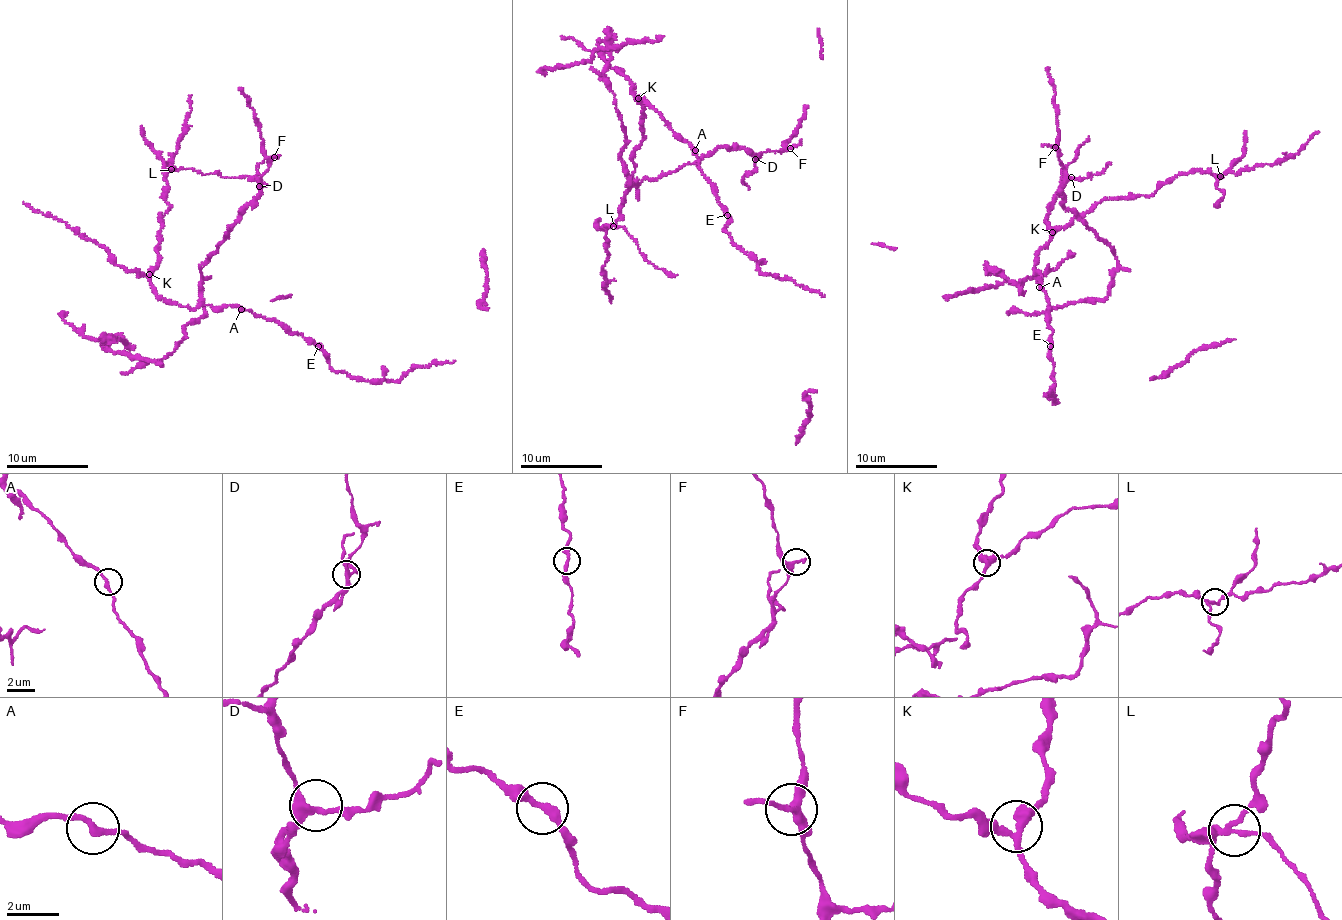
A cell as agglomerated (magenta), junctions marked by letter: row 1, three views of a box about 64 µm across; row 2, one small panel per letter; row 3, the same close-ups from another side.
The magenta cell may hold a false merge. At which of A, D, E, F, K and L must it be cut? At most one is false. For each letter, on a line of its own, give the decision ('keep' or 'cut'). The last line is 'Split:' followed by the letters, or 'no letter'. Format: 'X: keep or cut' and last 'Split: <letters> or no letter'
A: keep
D: keep
E: keep
F: keep
K: keep
L: cut
Split: L

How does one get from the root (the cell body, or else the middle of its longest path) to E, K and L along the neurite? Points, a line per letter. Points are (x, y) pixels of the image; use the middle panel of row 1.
E: (693, 152), (727, 215)
K: (693, 152), (687, 142), (679, 139), (660, 114), (649, 108), (640, 96), (638, 98)
L: (693, 152), (638, 97), (645, 114), (642, 141), (634, 151), (635, 172), (621, 218), (613, 226)

